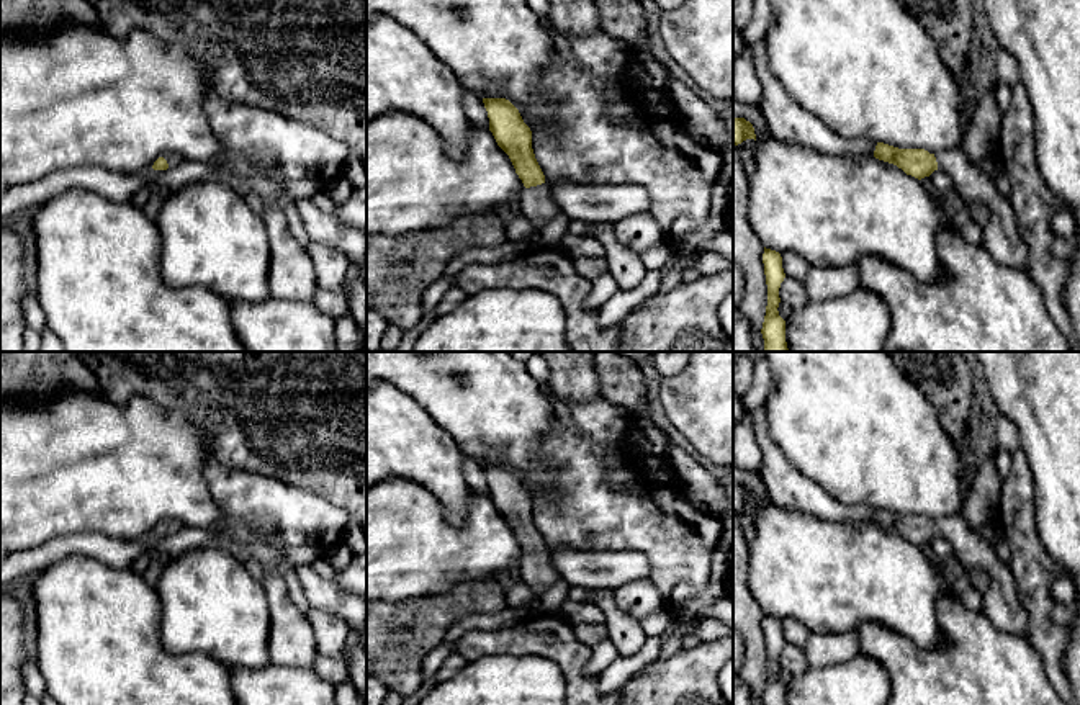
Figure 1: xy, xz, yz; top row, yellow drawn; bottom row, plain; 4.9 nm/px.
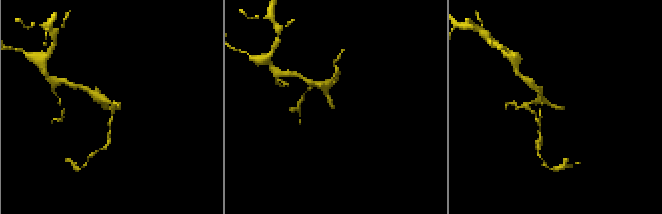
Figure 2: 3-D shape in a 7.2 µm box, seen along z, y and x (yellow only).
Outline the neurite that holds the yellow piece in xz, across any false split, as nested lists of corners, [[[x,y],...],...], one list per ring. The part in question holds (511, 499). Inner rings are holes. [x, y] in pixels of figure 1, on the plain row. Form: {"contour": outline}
{"contour": [[[483,465],[489,484],[489,497],[497,512],[509,522],[515,540],[524,550],[519,563],[520,581],[538,599],[560,574],[553,569],[545,541],[532,515],[532,497],[519,476],[506,465]]]}

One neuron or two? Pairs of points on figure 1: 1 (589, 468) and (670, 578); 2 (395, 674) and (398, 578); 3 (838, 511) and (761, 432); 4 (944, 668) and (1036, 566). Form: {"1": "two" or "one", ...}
{"1": "one", "2": "two", "3": "one", "4": "two"}

